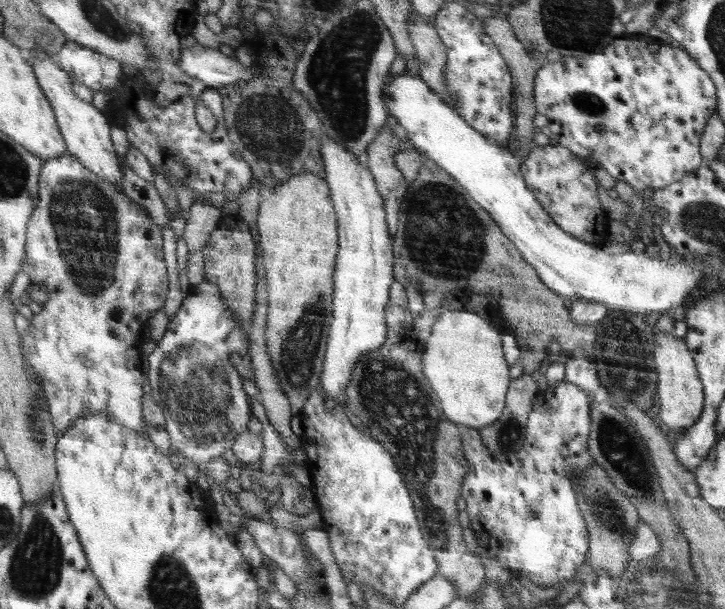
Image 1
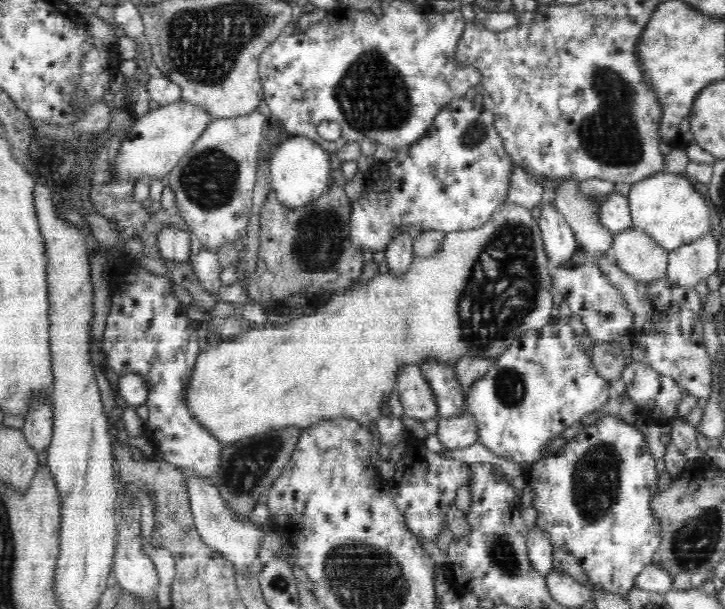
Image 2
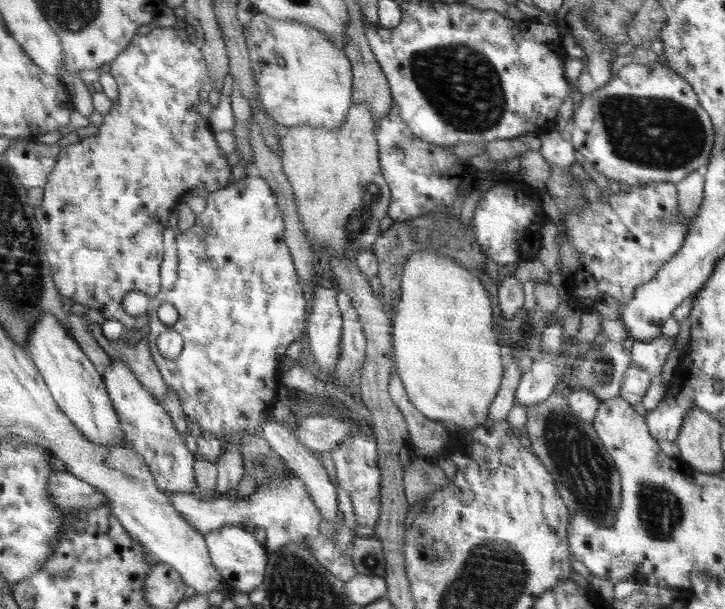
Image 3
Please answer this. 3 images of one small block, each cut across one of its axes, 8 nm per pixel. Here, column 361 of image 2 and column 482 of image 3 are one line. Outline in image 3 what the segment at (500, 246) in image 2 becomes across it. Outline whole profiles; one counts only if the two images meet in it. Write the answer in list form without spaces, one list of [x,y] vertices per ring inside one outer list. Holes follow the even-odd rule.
[[[422,250],[414,253],[405,264],[404,275],[401,277],[401,296],[391,320],[394,371],[401,378],[410,402],[429,419],[447,422],[455,428],[471,429],[482,426],[482,423],[487,421],[488,408],[490,408],[490,404],[492,404],[492,400],[498,392],[500,380],[502,380],[503,358],[500,358],[500,346],[498,346],[496,334],[492,330],[494,320],[492,320],[490,296],[476,276],[470,274],[469,270],[462,268],[462,265],[458,265],[456,261],[452,261],[449,257],[441,256],[440,252],[432,252],[432,250]]]

